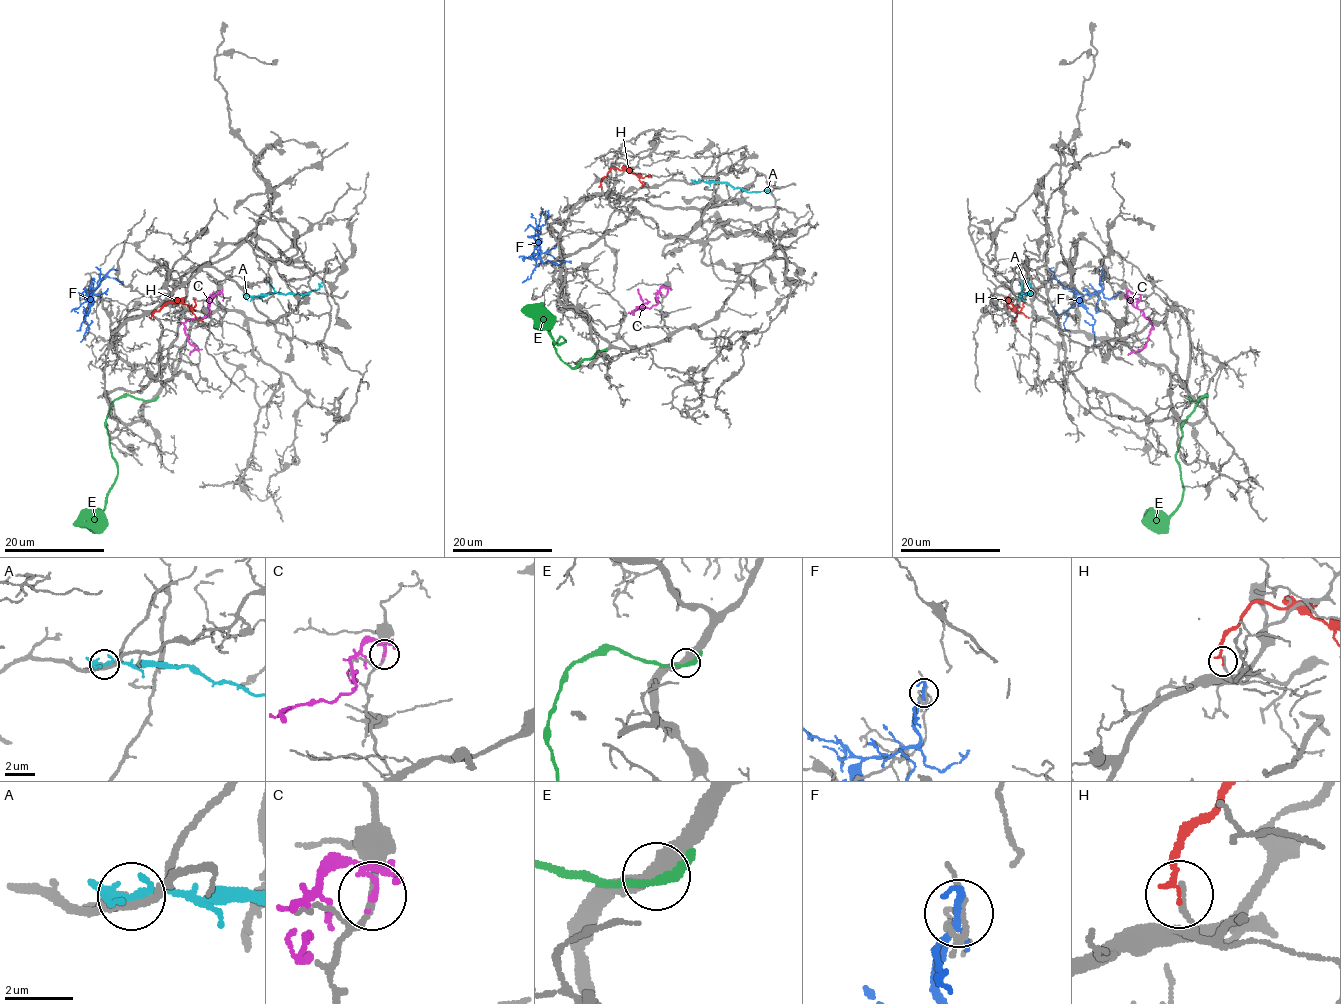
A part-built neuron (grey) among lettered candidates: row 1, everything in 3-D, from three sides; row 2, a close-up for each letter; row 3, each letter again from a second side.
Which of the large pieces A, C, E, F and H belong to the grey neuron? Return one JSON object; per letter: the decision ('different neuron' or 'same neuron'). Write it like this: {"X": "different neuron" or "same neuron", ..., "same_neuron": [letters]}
{"A": "different neuron", "C": "different neuron", "E": "different neuron", "F": "different neuron", "H": "different neuron", "same_neuron": []}

